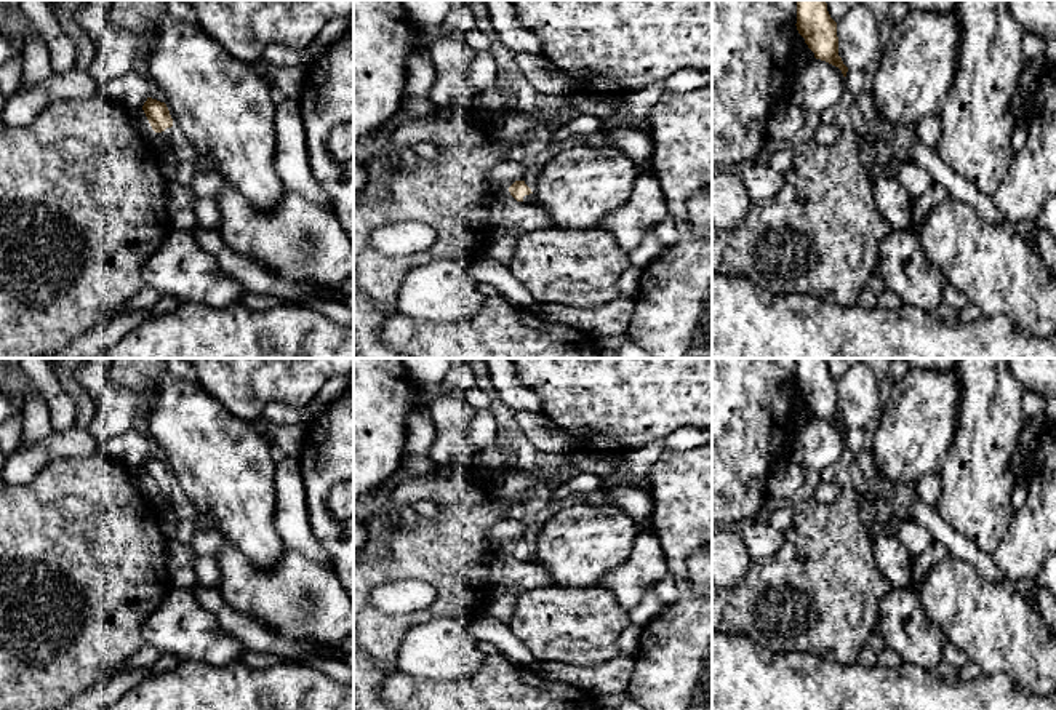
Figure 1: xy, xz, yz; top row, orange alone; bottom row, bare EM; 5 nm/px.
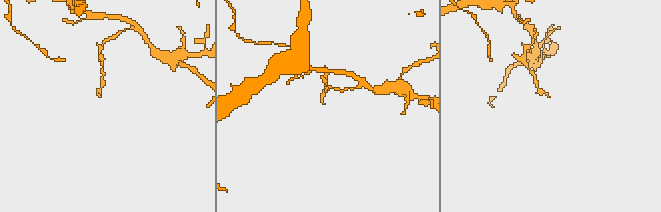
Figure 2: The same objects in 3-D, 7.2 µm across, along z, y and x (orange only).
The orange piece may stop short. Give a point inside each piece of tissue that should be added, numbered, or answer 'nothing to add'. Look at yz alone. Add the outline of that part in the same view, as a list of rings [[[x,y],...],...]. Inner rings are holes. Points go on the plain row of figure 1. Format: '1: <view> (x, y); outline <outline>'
nothing to add

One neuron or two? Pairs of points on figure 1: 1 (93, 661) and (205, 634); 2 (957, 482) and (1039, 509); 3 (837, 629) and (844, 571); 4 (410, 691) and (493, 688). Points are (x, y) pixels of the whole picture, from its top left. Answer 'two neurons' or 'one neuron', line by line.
1: two neurons
2: two neurons
3: one neuron
4: one neuron

